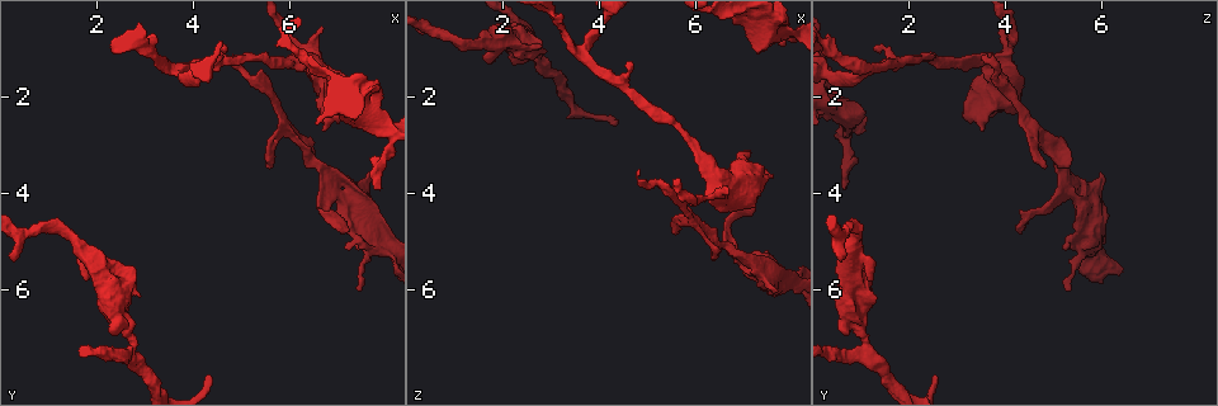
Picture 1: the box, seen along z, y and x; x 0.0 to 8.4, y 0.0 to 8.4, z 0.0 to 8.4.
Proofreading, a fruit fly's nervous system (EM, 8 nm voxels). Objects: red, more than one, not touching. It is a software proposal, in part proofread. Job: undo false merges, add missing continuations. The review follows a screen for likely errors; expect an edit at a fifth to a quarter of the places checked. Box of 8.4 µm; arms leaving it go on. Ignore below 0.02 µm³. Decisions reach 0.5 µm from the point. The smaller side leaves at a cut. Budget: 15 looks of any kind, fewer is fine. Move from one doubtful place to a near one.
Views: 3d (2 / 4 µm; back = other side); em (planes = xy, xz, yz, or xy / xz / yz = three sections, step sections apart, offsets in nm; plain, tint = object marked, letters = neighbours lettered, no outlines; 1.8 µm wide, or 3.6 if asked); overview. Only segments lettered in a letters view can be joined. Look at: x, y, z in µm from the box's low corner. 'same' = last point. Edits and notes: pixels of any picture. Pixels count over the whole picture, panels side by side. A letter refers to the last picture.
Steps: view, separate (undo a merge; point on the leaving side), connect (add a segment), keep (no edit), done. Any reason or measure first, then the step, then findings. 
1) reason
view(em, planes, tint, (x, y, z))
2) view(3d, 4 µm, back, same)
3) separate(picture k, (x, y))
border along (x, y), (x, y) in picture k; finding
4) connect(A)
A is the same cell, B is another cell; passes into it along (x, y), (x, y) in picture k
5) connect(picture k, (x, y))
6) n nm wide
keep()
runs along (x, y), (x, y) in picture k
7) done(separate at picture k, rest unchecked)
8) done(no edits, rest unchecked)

view(em, planes, letters, (4.35, 7.80, 2.50))

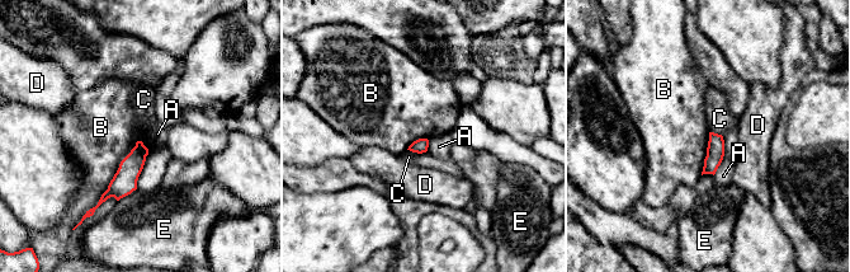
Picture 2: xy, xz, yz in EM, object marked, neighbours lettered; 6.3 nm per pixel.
keep()
A, B, C, D and E are other cells; border along (141, 140), (121, 162), (108, 183) in picture 2; none of them fits

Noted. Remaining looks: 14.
branch point
view(3d, 2 µm, (3.70, 1.40, 1.20))

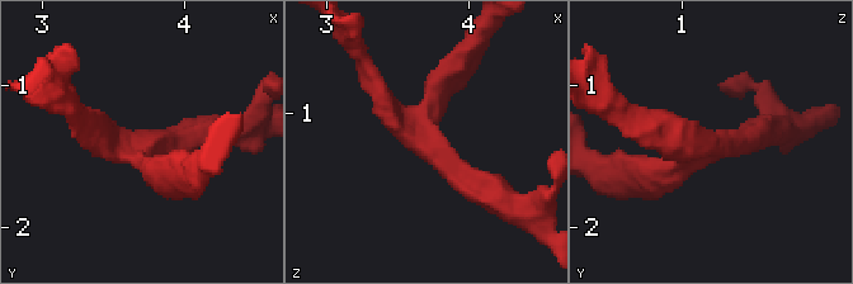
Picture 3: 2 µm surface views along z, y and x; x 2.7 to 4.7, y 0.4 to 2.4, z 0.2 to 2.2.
shape alone is not enough
view(em, xy, step 4, tint, (3.70, 1.42, 1.22))

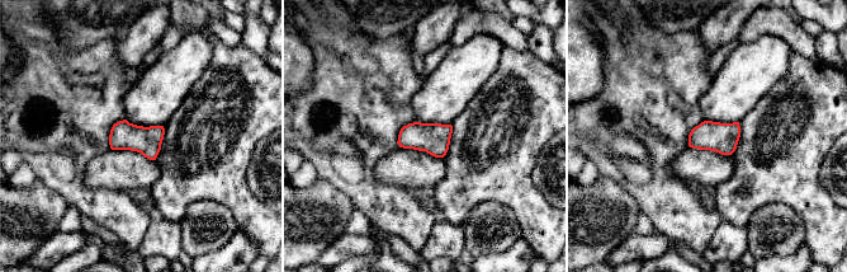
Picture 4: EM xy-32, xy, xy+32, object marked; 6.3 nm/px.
view(em, planes, letters, same)

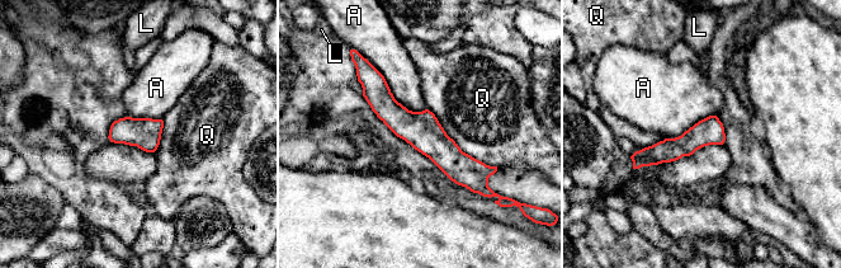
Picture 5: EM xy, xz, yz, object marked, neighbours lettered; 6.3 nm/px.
Q touches over 600 nm
keep()
A, L and Q are other cells; border along (368, 61), (398, 102), (426, 109) in picture 5; one neuron here

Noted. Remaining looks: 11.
thin end
view(3d, 2 µm, (4.75, 1.20, 3.50))

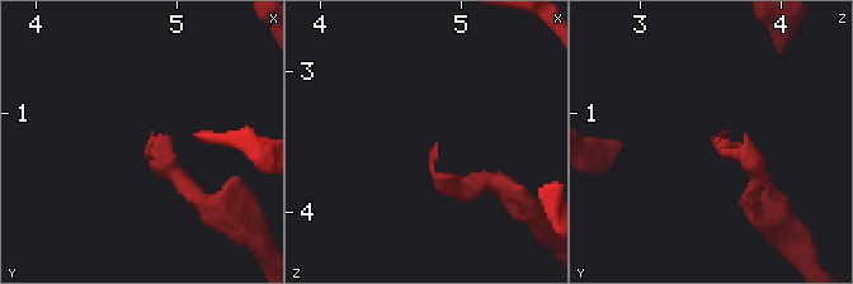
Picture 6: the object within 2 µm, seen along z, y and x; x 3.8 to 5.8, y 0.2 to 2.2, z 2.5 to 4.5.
now the EM
view(em, planes, tint, (4.82, 1.16, 3.54))

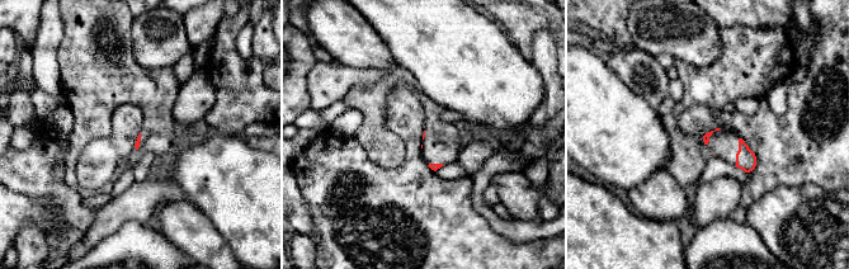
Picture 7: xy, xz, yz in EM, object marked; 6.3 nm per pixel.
see the neighbours
view(em, planes, letters, same)

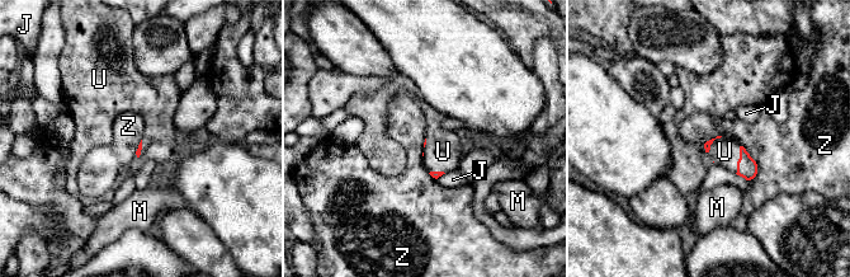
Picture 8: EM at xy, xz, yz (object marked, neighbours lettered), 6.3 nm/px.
connect(U)
U is the same cell, J, M and Z are other cells; the neuron continues

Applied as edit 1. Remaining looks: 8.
see it whole again
view(overview)

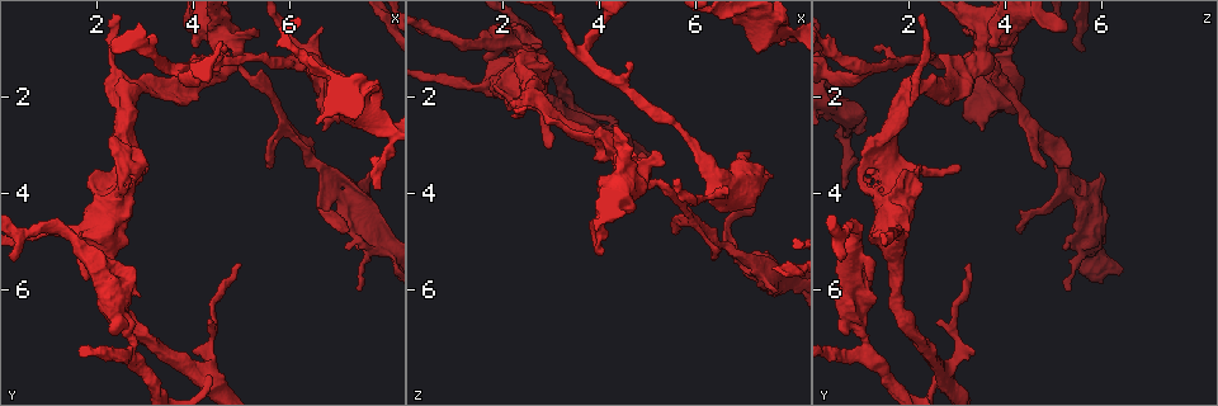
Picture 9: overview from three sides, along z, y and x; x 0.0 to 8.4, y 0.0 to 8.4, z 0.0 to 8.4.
free end
view(em, 3.6 µm, xy, step 16, tint, (5.55, 3.50, 4.80))

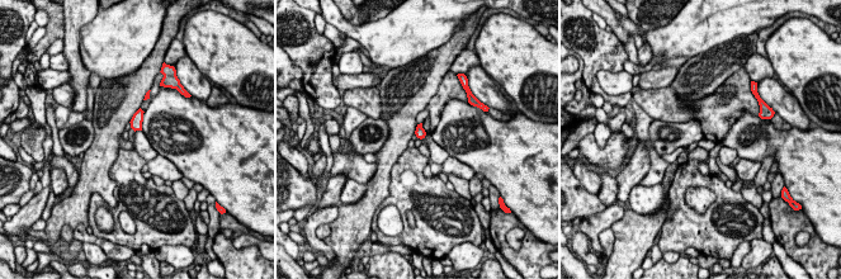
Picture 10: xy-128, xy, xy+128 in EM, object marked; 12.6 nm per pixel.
view(em, 3.6 µm, planes, letters, same)

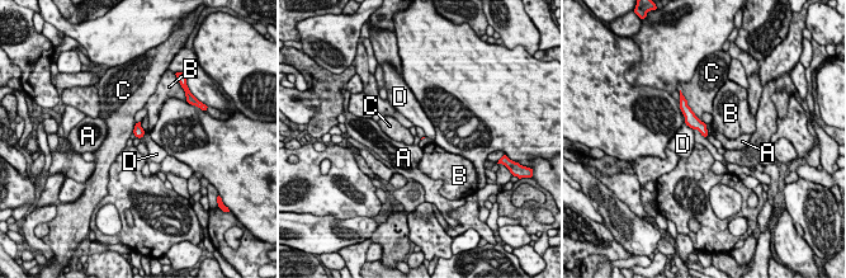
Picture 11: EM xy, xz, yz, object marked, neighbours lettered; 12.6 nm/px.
keep()
A, B, C and D are other cells; border along (685, 125), (693, 130) in picture 11; none of them fits

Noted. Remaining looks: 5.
side arm on a straight run
view(em, yz, step 16, letters, (2.75, 7.30, 1.25))

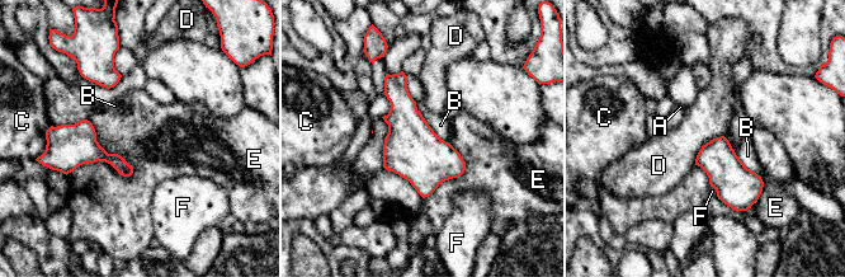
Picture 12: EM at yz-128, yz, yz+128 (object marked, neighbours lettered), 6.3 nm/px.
130 nm wide; E touches over 460 nm
keep()
A, B, C, D, E and F are other cells; one neuron here

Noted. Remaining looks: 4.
an open end
view(em, xz, step 4, letters, (7.80, 3.90, 0.60))

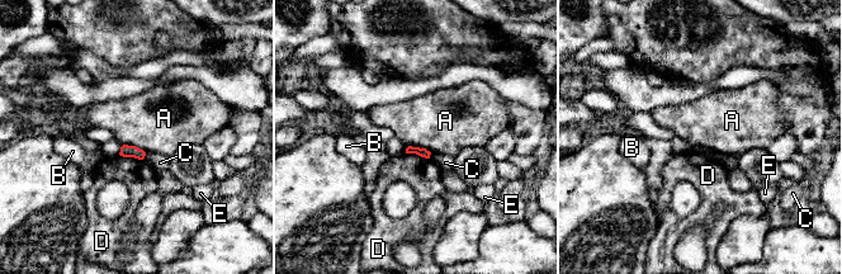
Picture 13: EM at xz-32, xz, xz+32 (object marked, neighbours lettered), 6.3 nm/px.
A touches over 170 nm
keep()
A, B, C, D and E are other cells; none of them fits

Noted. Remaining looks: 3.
done(connect at picture 8, rest unchecked)

